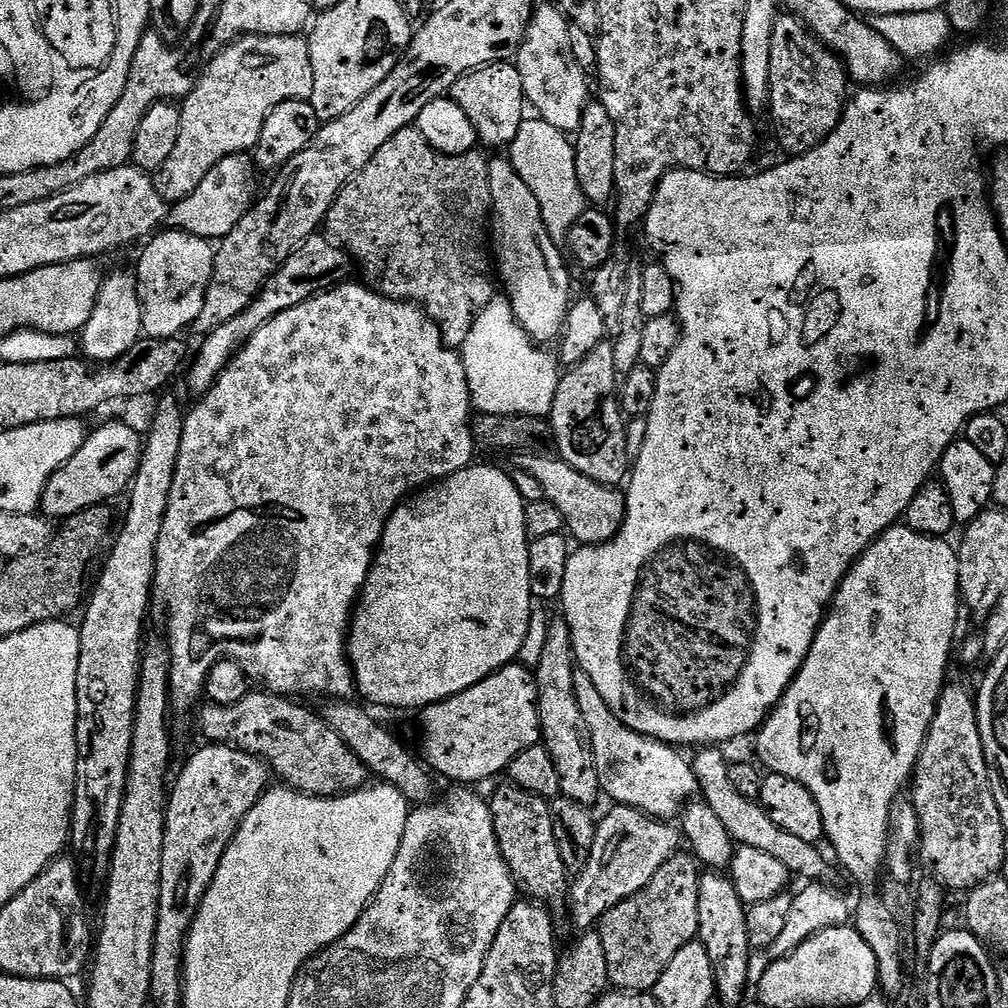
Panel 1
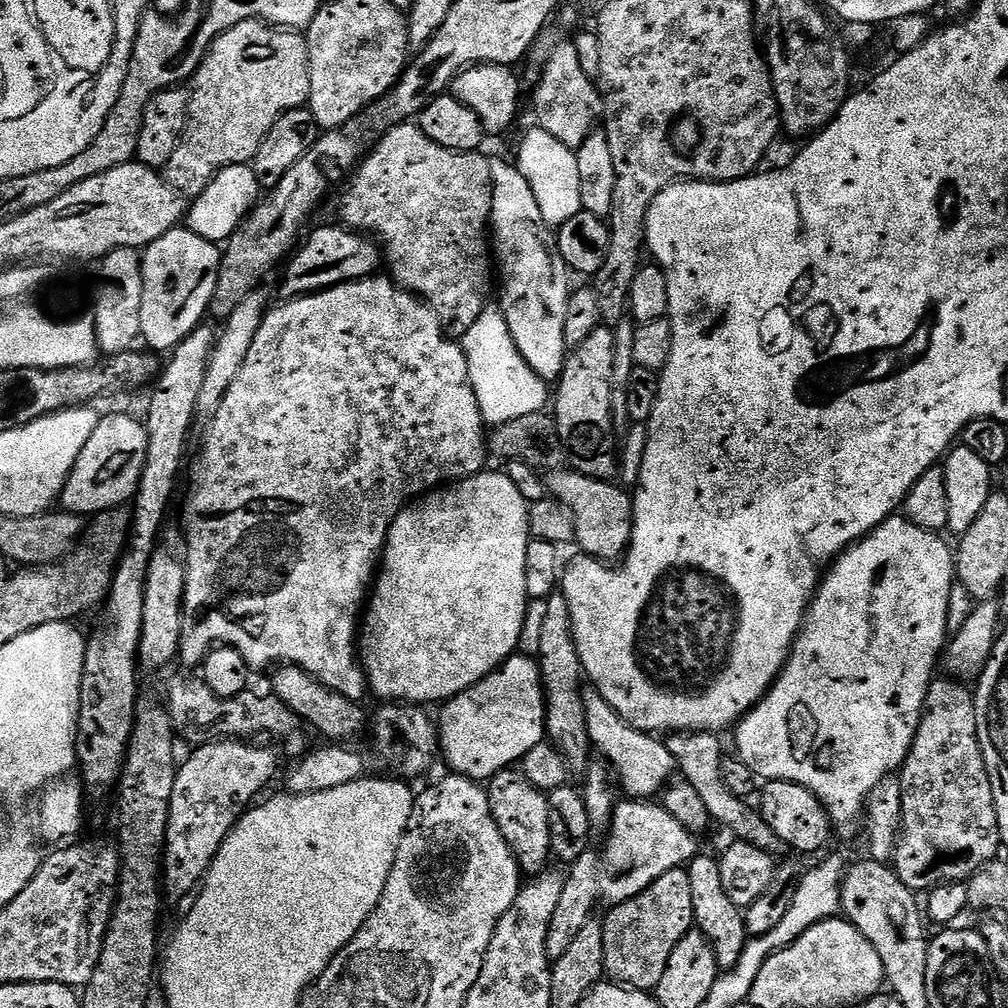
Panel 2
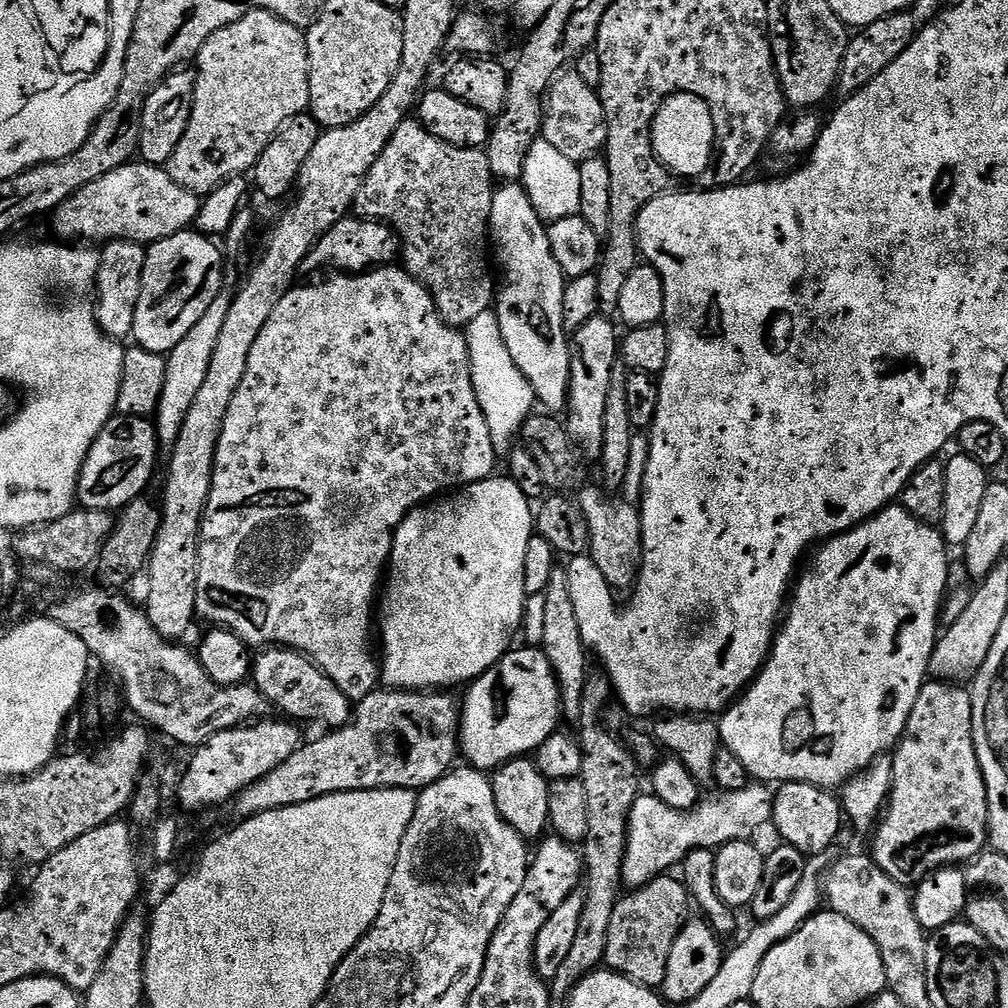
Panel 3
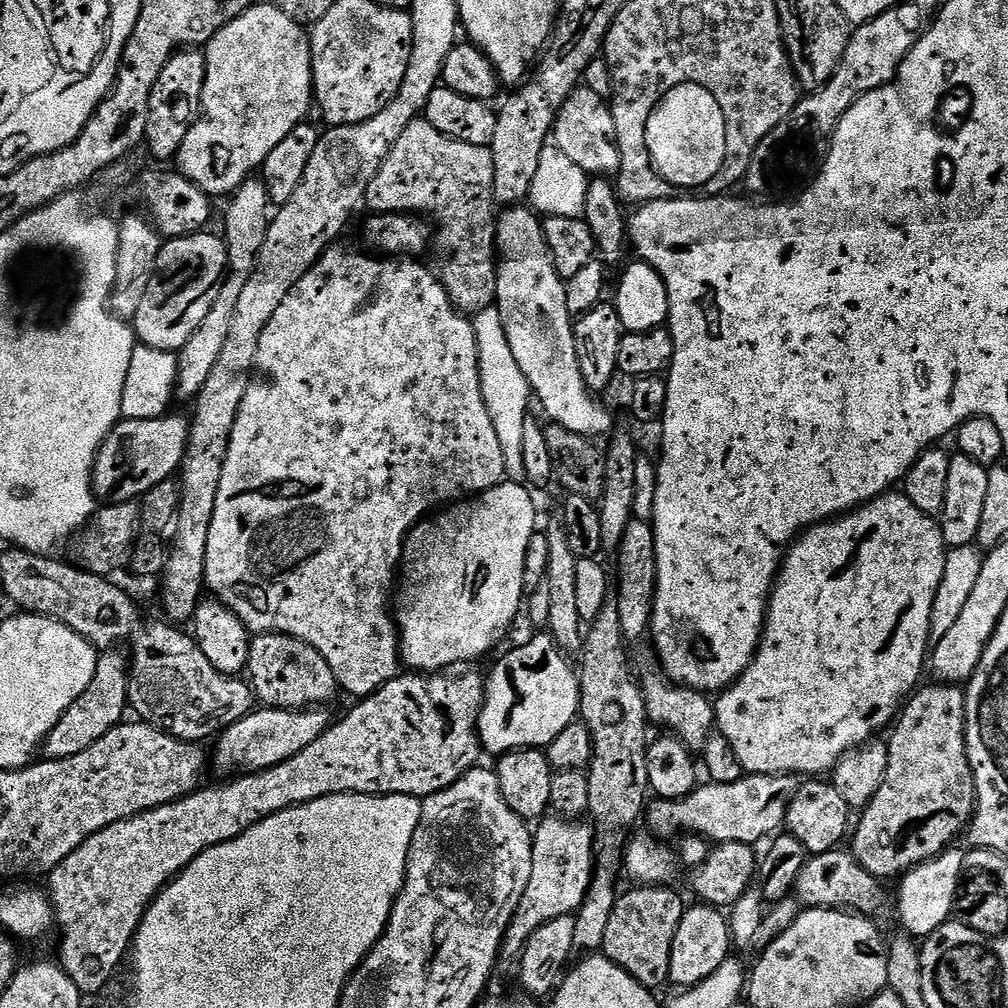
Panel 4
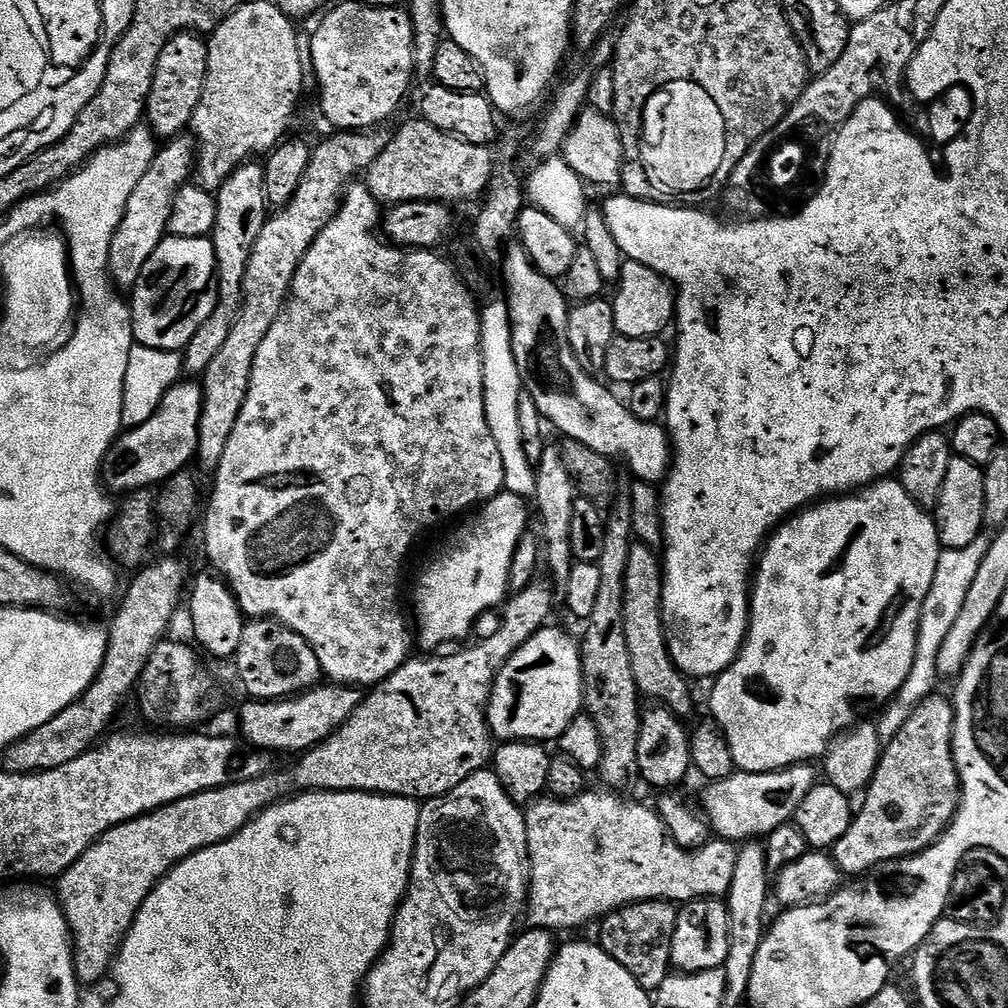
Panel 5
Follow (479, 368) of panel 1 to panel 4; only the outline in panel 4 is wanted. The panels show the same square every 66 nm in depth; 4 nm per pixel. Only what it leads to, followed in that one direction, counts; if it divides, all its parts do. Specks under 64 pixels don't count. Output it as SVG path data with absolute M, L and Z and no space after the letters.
M494 306L475 313L472 329L476 335L480 363L480 389L482 398L486 402L486 410L490 414L490 422L494 424L494 434L498 436L505 461L519 461L523 422L530 414L528 383L522 370L518 370L518 362L514 362L514 354L510 354L510 342L506 342L502 318Z

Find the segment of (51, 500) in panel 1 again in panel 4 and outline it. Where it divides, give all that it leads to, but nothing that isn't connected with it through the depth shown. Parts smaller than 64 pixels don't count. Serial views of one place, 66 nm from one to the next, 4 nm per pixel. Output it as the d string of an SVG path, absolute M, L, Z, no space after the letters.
M165 414L156 420L134 421L121 419L112 427L112 433L102 442L96 455L96 464L92 467L92 495L105 505L121 504L127 500L139 501L158 482L173 479L177 475L184 451L188 445L189 421L180 416Z

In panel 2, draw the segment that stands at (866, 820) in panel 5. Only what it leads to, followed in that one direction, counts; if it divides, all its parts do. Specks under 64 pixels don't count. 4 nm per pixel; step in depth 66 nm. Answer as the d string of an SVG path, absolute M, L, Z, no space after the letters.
M951 678L933 679L924 703L924 717L916 731L910 754L900 769L900 835L891 858L898 878L920 894L941 884L967 882L1001 855L1000 827L994 806L990 774L978 738L976 698L967 683Z

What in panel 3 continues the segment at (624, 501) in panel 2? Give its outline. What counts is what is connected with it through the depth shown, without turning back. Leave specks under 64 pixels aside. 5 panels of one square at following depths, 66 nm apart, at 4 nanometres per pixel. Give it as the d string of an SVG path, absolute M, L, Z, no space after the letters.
M585 486L578 492L578 503L586 518L586 526L590 530L590 559L598 570L602 570L602 578L606 578L606 582L614 590L635 589L636 580L640 577L640 564L644 561L644 539L639 507L627 502L616 505L603 487L592 487Z

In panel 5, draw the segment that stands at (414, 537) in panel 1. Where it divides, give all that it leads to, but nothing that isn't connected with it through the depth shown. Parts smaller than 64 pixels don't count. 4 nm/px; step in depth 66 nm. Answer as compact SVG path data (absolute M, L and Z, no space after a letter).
M501 491L500 495L495 496L492 500L488 501L487 504L483 505L483 507L481 507L479 511L475 513L477 516L474 517L473 520L465 519L463 521L465 524L457 530L456 537L454 537L452 540L452 548L446 549L445 552L442 553L441 556L438 557L437 560L434 561L424 573L421 574L420 581L418 581L416 584L416 624L418 627L420 627L420 636L418 632L418 644L421 644L422 647L432 648L428 650L440 650L443 649L440 648L443 646L443 644L452 644L455 642L455 640L466 639L467 636L471 634L472 627L475 626L476 619L478 619L479 616L486 615L491 608L497 607L496 609L499 609L501 605L505 603L506 597L509 595L508 584L510 585L510 581L512 580L512 565L516 563L516 551L520 548L520 540L529 531L528 512L530 516L530 508L529 505L527 508L527 506L524 504L527 504L525 497L515 496L509 492Z

